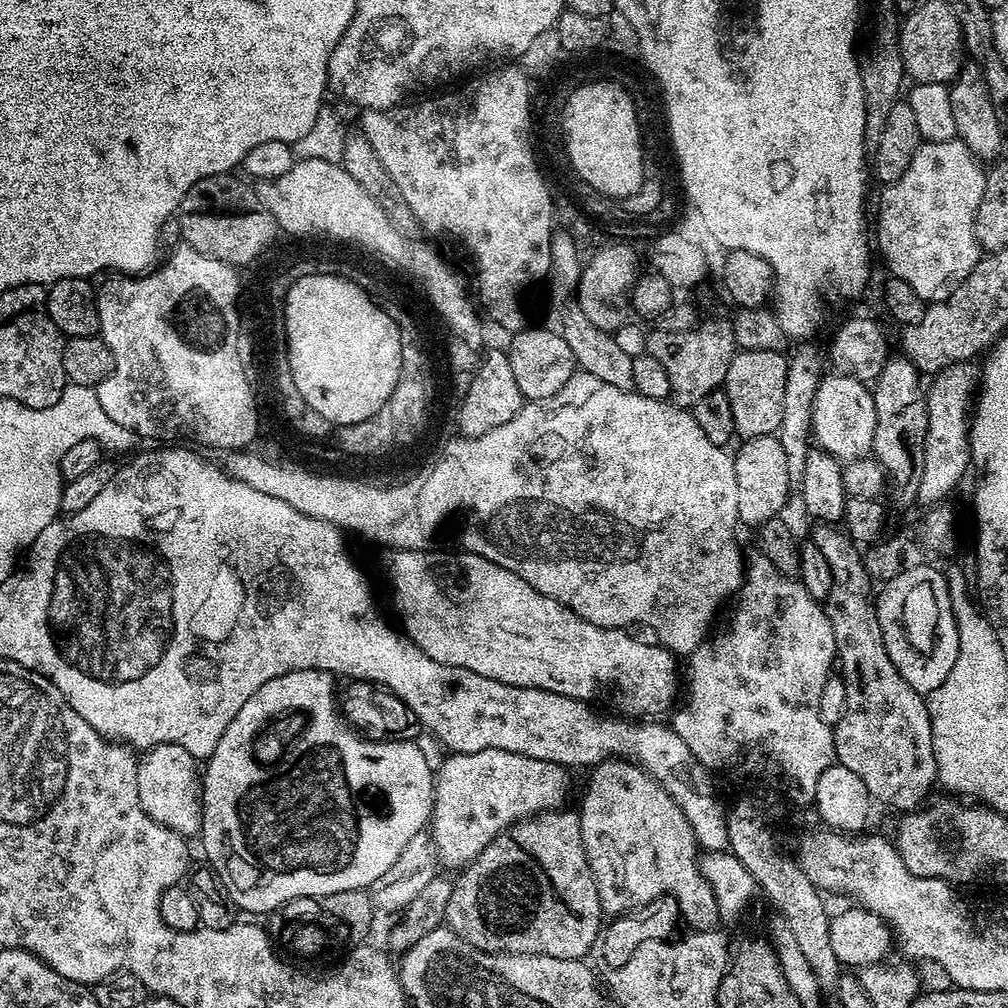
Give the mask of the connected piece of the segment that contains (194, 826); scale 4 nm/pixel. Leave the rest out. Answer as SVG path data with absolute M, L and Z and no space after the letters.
M160 744L157 748L147 749L139 757L136 773L138 798L142 802L142 810L146 810L148 817L155 824L161 824L162 827L177 832L179 836L195 837L202 826L204 801L202 776L198 771L198 762L191 754L177 744Z

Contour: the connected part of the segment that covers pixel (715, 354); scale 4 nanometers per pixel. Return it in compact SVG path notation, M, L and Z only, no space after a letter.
M698 326L691 332L668 333L661 330L647 333L647 355L658 358L666 378L670 380L671 399L679 407L691 410L702 398L723 385L726 372L738 351L735 334L713 332L710 326Z

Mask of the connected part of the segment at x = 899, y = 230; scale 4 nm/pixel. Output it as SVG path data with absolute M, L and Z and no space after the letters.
M959 138L950 142L921 143L906 174L887 185L880 196L880 221L876 224L876 232L874 228L874 236L880 239L880 252L892 271L889 273L897 280L910 282L916 293L925 298L931 298L947 280L955 281L970 275L982 259L974 222L987 181L985 169Z

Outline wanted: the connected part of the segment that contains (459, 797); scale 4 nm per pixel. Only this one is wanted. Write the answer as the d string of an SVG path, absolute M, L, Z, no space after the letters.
M504 750L460 752L447 757L434 772L430 832L436 835L439 859L448 868L463 870L490 846L494 837L513 824L542 812L565 807L569 769L562 764L510 754Z

